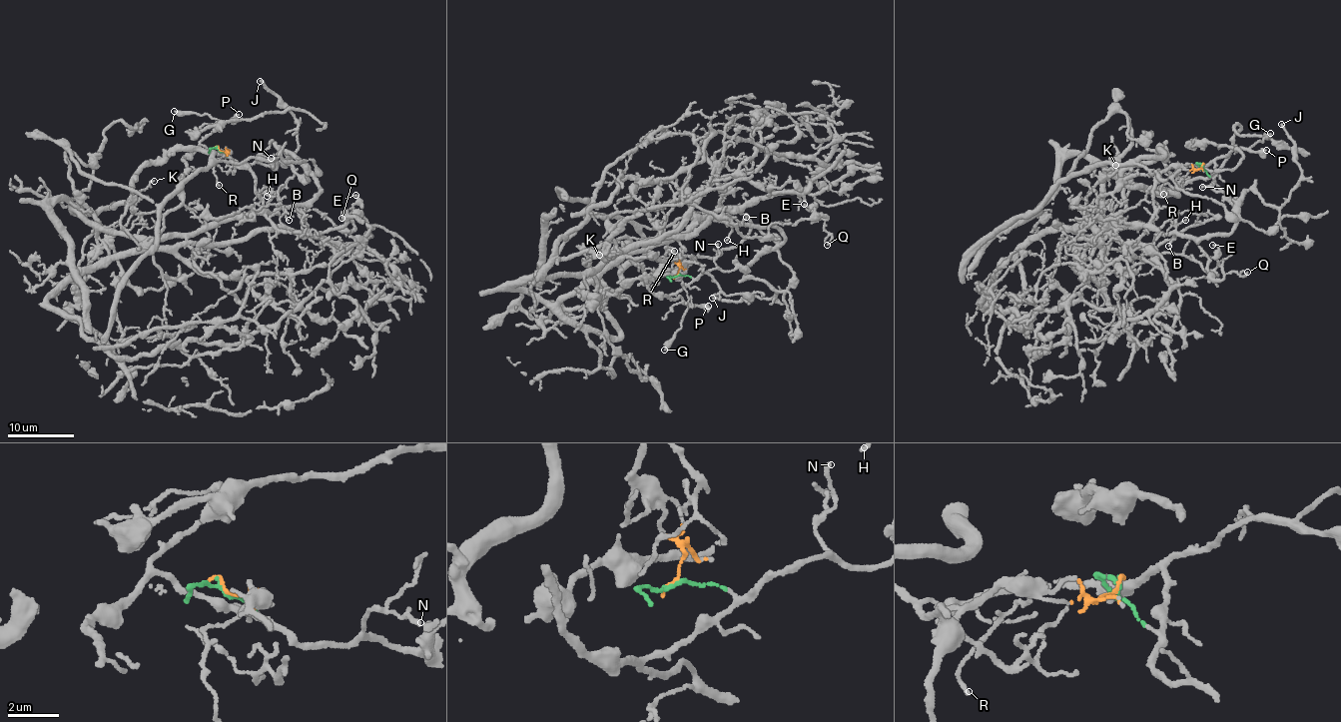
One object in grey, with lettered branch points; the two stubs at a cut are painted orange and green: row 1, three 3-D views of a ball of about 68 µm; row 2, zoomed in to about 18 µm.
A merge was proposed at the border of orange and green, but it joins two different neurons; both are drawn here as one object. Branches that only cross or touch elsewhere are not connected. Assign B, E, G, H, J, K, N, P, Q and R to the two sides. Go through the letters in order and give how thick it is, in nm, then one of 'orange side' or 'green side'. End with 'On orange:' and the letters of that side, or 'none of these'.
B: calibre 130 nm; orange side
E: calibre 140 nm; orange side
G: calibre 400 nm; green side
H: calibre 130 nm; orange side
J: calibre 220 nm; orange side
K: calibre 100 nm; orange side
N: calibre 150 nm; green side
P: calibre 300 nm; green side
Q: calibre 140 nm; orange side
R: calibre 140 nm; orange side
On orange: B, E, H, J, K, Q, R

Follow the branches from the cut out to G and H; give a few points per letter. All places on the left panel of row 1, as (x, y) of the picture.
G: (219, 147), (226, 156), (200, 143), (215, 130), (217, 119), (174, 111)
H: (219, 147), (256, 177), (256, 194), (265, 209), (271, 213), (278, 210), (276, 196), (267, 195)

